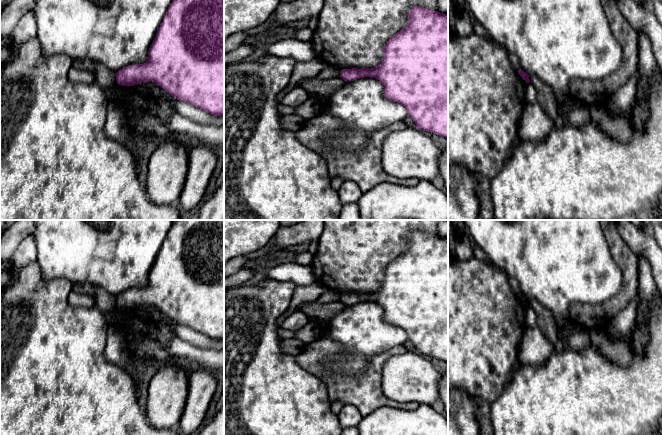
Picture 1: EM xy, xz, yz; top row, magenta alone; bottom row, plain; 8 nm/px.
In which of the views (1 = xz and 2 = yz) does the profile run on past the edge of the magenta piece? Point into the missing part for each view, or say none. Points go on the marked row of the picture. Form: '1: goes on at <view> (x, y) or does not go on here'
1: does not go on here
2: does not go on here

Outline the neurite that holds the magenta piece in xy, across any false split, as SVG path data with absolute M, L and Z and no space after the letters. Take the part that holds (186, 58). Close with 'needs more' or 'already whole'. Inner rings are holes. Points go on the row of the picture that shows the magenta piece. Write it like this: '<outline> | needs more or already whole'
M172 0L148 50L147 62L123 67L115 77L124 86L152 81L179 101L224 116L224 0Z | already whole

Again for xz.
M413 6L408 12L408 24L394 34L385 44L381 63L373 68L340 70L345 82L364 77L379 80L384 87L384 96L402 104L415 127L448 138L448 14Z | already whole

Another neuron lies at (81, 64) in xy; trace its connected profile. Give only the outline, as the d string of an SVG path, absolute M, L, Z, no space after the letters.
M76 59L73 61L73 67L78 70L89 70L94 73L93 61L88 59Z

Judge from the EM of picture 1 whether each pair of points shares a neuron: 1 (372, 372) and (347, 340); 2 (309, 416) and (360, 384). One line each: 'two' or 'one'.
1: two
2: two

